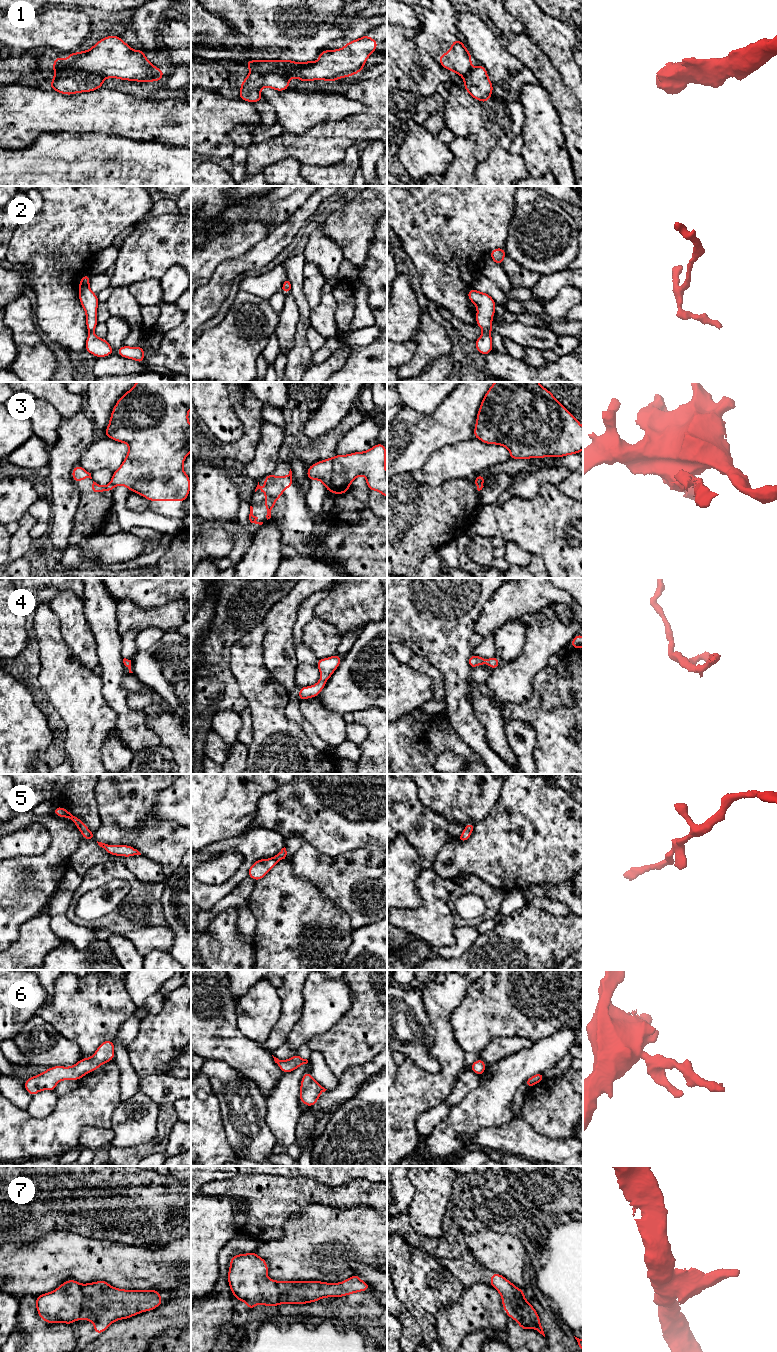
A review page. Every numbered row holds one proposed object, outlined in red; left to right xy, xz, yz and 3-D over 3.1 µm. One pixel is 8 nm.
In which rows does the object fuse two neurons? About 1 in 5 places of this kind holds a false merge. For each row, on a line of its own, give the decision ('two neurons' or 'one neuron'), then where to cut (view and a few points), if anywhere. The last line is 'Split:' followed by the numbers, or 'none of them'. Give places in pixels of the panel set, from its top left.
1: two neurons; cut xy (55, 73), (94, 72), (104, 77)
2: one neuron; cut none
3: two neurons; cut xy (111, 482), (114, 485)
4: one neuron; cut none
5: one neuron; cut none
6: one neuron; cut none
7: two neurons; cut xy (82, 1285), (82, 1312), (80, 1317)
Split: 1, 3, 7

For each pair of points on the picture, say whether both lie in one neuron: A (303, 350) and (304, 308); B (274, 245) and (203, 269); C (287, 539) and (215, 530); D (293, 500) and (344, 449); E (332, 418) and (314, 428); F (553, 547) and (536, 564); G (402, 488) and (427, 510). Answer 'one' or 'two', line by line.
A: one
B: two
C: one
D: two
E: one
F: two
G: one

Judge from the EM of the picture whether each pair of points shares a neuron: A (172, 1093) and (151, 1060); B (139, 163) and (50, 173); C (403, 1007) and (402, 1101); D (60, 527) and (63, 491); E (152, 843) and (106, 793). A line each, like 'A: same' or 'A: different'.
A: different
B: same
C: different
D: same
E: same

